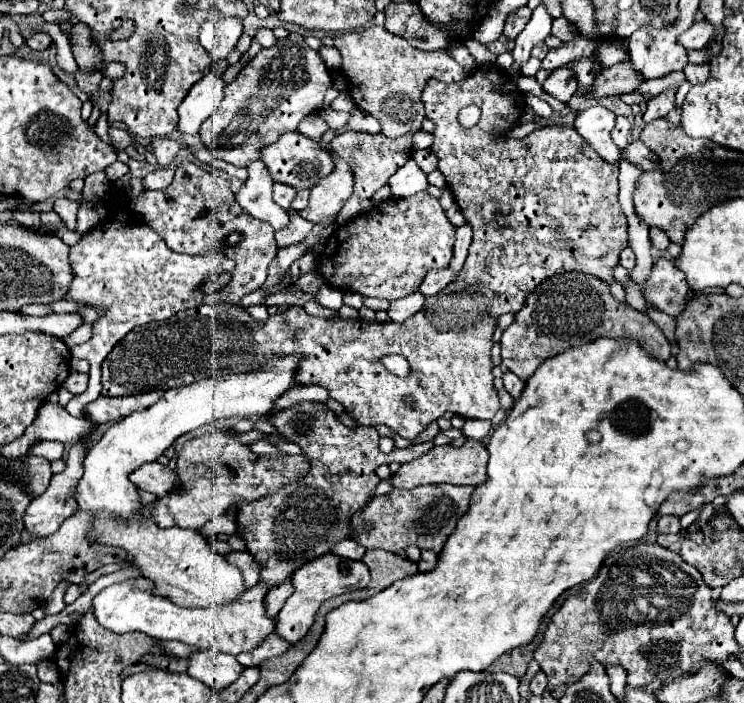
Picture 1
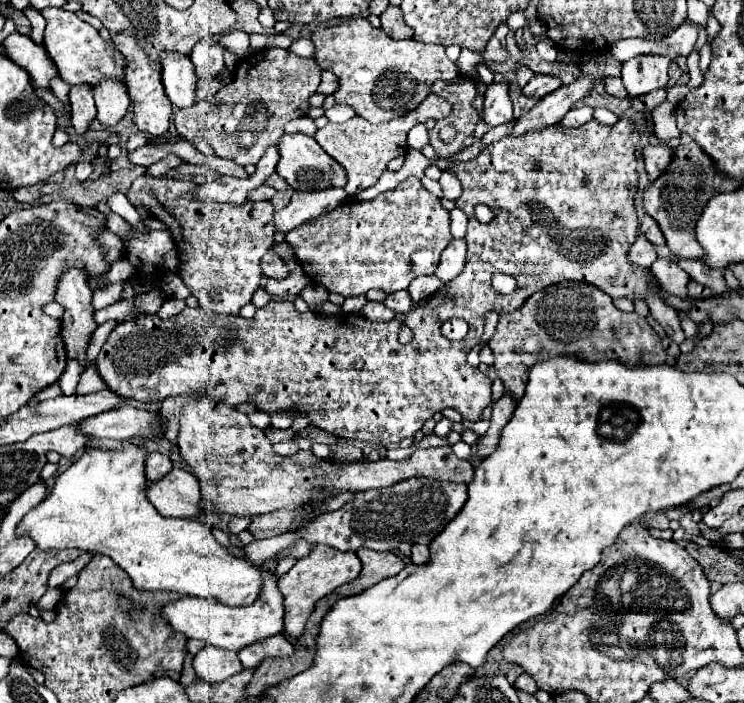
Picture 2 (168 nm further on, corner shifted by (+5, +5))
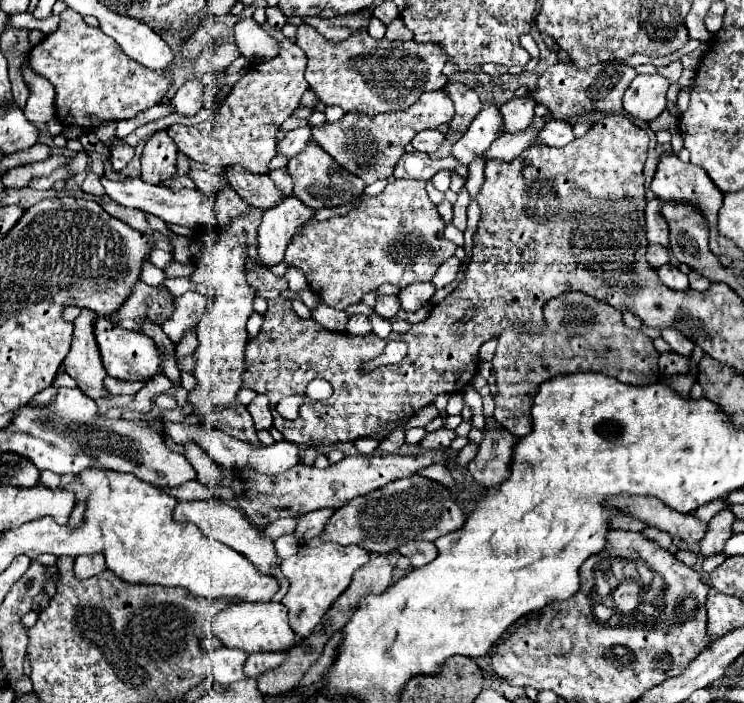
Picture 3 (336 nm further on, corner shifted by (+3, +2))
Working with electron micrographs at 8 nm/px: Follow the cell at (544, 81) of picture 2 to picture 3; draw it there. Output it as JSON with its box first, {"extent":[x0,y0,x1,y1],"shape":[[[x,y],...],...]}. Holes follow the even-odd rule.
{"extent":[501,96,535,132],"shape":[[[521,96],[521,98],[513,98],[507,104],[501,106],[501,114],[505,118],[505,128],[503,132],[521,132],[525,130],[531,120],[533,120],[533,108],[535,108],[535,98]]]}

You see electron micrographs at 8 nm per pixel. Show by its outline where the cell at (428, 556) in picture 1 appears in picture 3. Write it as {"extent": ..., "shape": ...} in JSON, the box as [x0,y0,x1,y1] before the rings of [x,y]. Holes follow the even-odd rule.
{"extent":[399,542,437,568],"shape":[[[407,542],[399,548],[399,552],[411,560],[413,568],[421,568],[437,558],[437,548],[433,542]]]}

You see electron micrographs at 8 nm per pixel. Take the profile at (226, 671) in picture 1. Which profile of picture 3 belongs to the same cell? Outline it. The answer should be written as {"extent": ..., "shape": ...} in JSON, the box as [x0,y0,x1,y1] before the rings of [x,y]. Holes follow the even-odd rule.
{"extent":[203,648,247,686],"shape":[[[219,648],[209,652],[203,658],[203,666],[209,670],[215,682],[221,686],[233,684],[239,678],[243,678],[243,664],[245,664],[247,654],[239,650],[229,650],[229,648]]]}

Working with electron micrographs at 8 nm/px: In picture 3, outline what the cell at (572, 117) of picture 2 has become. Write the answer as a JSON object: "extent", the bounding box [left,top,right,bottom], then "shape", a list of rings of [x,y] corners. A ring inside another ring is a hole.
{"extent":[533,118,575,146],"shape":[[[551,118],[545,128],[539,132],[537,140],[533,144],[547,144],[547,146],[567,146],[575,140],[573,124],[571,122],[559,122]]]}

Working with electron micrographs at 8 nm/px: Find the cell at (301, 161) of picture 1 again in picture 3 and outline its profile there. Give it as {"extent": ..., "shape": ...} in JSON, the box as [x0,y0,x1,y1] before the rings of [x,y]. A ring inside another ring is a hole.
{"extent":[287,140,365,210],"shape":[[[311,140],[307,144],[307,148],[303,152],[299,152],[297,156],[293,156],[287,164],[287,170],[293,178],[293,194],[309,208],[319,210],[319,208],[327,208],[327,206],[339,206],[339,204],[347,204],[357,200],[363,190],[365,190],[365,182],[361,178],[355,178],[355,174],[343,170],[315,140]]]}

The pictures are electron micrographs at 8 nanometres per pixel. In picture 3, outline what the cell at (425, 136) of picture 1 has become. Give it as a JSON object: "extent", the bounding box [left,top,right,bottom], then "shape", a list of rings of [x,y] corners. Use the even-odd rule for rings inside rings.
{"extent":[411,130,445,154],"shape":[[[423,130],[423,132],[419,132],[419,134],[411,140],[411,144],[413,144],[413,148],[415,148],[417,152],[433,154],[433,152],[441,146],[443,140],[445,140],[445,136],[443,136],[441,132],[437,132],[437,130]]]}

